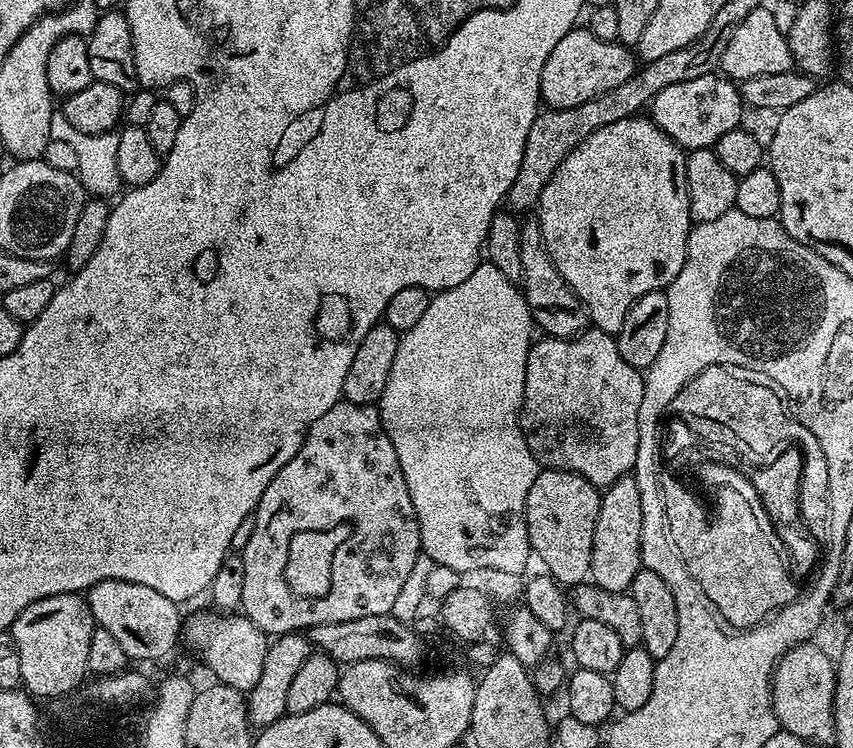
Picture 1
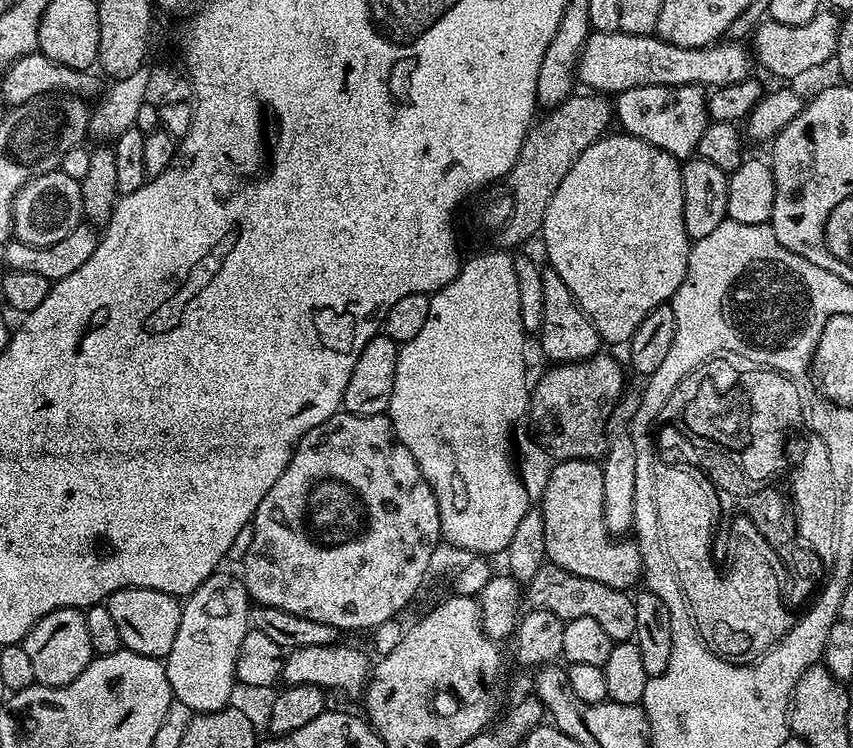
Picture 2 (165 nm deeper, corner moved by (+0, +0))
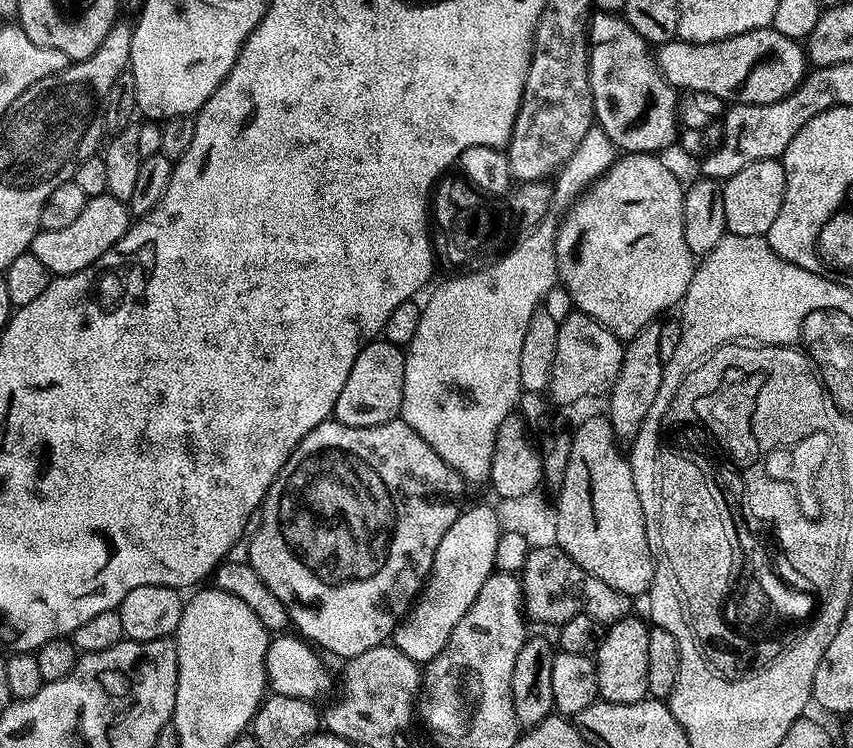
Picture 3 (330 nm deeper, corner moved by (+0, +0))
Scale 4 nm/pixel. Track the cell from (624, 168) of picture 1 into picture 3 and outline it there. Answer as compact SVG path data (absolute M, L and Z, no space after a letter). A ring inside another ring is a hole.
M651 152L621 155L573 203L577 204L565 214L560 228L558 224L555 229L556 274L562 288L564 284L579 311L597 320L624 342L647 324L659 321L667 308L675 309L679 305L694 271L694 257L690 246L686 246L684 229L686 188L660 159Z

